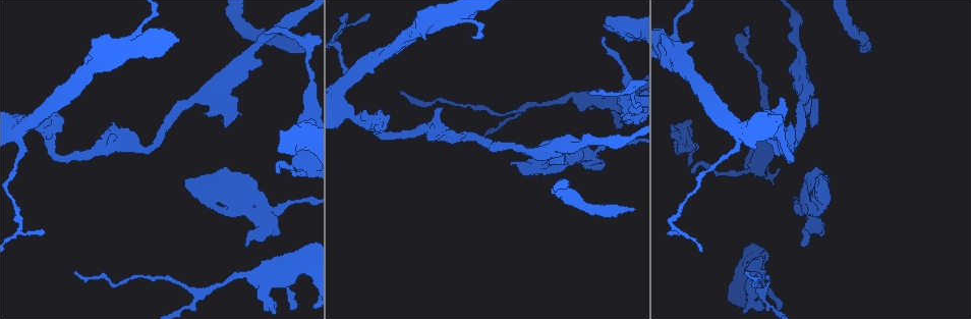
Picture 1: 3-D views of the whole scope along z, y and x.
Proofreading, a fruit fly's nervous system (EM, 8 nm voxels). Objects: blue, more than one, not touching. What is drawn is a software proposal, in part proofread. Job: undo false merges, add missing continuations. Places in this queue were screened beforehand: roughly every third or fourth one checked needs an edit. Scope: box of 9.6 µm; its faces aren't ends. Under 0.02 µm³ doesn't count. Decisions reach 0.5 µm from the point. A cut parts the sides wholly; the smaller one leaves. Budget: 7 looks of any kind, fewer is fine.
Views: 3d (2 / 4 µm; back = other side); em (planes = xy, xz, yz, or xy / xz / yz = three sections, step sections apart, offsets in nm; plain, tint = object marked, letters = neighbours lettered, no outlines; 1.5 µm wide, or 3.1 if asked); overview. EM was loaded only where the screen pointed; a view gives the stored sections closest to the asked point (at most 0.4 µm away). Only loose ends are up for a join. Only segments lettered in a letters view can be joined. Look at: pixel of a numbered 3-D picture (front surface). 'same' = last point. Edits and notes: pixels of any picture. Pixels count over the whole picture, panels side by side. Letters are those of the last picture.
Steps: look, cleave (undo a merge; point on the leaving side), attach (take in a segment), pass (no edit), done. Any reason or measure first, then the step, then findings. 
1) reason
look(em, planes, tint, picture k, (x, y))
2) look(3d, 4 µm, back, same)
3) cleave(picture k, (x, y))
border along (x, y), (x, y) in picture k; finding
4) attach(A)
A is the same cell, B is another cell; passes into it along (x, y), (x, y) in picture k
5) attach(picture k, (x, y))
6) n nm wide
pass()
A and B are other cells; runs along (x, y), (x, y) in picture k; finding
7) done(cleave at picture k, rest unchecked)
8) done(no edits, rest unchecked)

sudden change in width
look(3d, 4 µm, picture 1, (752, 274))

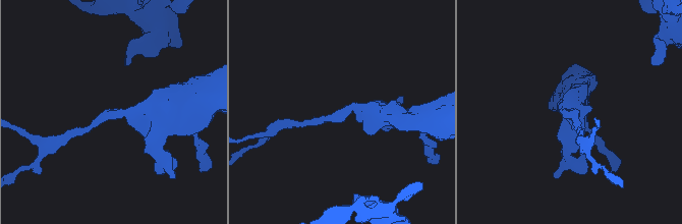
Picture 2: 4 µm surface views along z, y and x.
now the EM
look(em, planes, tint, picture 2, (351, 105))

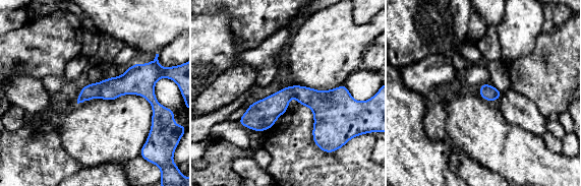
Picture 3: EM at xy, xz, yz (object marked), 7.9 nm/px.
look(em, planes, letters, same)

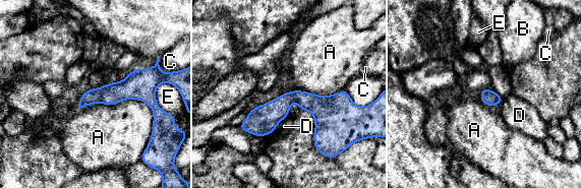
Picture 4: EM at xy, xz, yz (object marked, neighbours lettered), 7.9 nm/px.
A touches over 600 nm
pass()
A, B, C, D and E are other cells; border along (78, 108), (140, 100), (151, 138) in picture 4; continuous, no second neuron

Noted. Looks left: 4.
thick turns thin
look(em, planes, tint, picture 1, (807, 210))

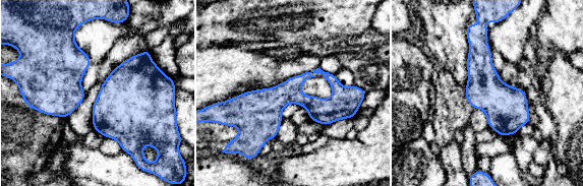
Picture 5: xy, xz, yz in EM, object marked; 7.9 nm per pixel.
see the neighbours
look(em, planes, letters, same)

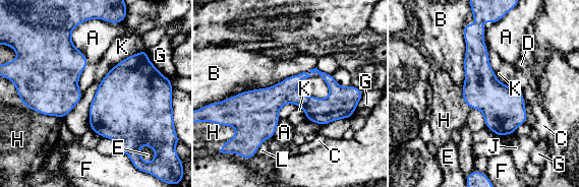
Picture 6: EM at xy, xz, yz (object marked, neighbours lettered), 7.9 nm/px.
220 nm wide
pass()
A, B, C, D, E, F, G, H, J, K and L are other cells; runs along (345, 89), (331, 104), (235, 105) in picture 6; continuous, no second neuron

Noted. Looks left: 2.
branch stops here
look(em, xz, step 4, letters, picture 1, (281, 135))

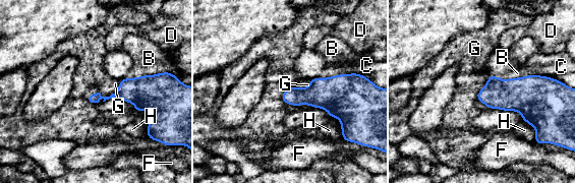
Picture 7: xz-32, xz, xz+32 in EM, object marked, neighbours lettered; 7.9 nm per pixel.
cut it another way
look(em, xy, step 8, letters, same)

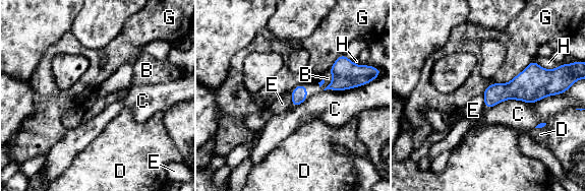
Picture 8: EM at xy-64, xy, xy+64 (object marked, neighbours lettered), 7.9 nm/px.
attach(B)
B is the same cell, C, D, E, G and H are other cells; the neuron continues

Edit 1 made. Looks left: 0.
done(attach at picture 8, rest unchecked)

